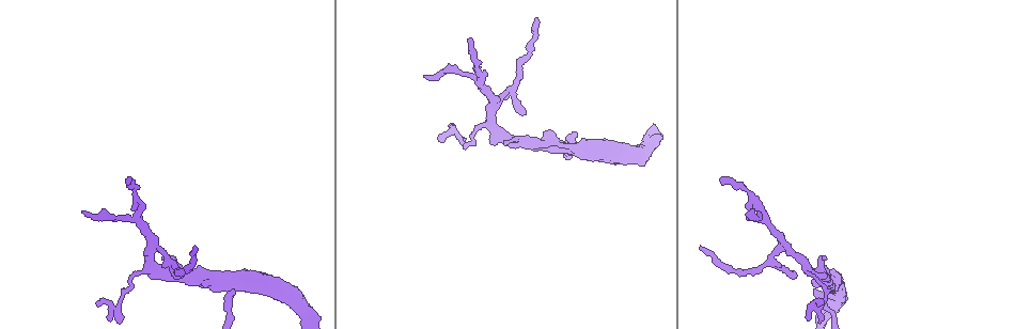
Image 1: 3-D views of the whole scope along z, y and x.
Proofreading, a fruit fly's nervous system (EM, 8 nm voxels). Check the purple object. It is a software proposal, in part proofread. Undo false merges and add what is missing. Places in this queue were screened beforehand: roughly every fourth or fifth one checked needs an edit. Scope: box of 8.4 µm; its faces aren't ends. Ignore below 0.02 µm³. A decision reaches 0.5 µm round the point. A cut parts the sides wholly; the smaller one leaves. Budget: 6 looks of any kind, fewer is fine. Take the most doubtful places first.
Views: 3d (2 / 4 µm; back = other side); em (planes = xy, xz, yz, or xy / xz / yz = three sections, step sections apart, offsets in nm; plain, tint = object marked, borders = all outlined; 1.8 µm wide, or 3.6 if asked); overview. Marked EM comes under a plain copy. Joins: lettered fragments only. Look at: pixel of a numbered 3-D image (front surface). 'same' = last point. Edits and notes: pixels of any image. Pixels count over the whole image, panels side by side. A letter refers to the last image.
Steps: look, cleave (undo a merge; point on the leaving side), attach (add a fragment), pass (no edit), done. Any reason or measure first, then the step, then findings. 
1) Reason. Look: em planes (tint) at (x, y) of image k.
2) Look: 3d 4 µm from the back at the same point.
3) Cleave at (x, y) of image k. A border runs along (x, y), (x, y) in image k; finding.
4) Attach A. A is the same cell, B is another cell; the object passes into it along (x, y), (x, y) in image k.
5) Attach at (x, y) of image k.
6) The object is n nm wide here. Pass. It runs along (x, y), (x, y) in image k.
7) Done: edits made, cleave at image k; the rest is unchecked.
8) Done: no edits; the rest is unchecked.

Free end. Look: 3d 2 µm at (161, 258) of image 1.

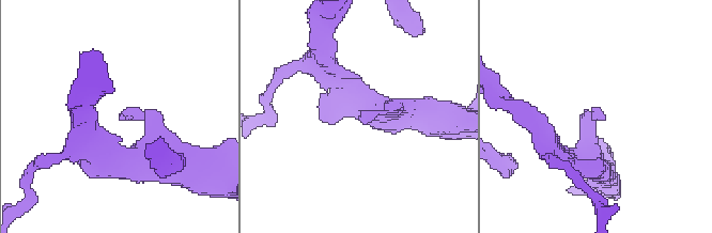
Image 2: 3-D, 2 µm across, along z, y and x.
Look: em planes (borders) at (123, 109) of image 2.

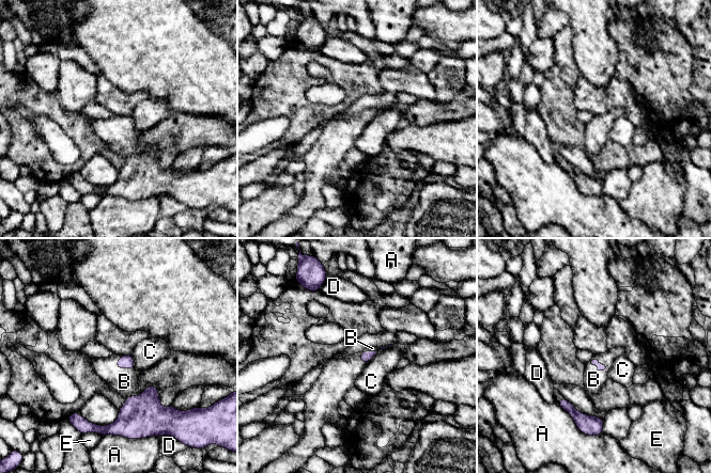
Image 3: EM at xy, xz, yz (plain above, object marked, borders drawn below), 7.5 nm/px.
Attach B. B is the same cell, A, C, D and E are other cells; the object passes into it along (600, 366), (598, 361), (593, 379) in image 3; the neuron continues.

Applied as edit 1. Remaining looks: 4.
Look: overview.

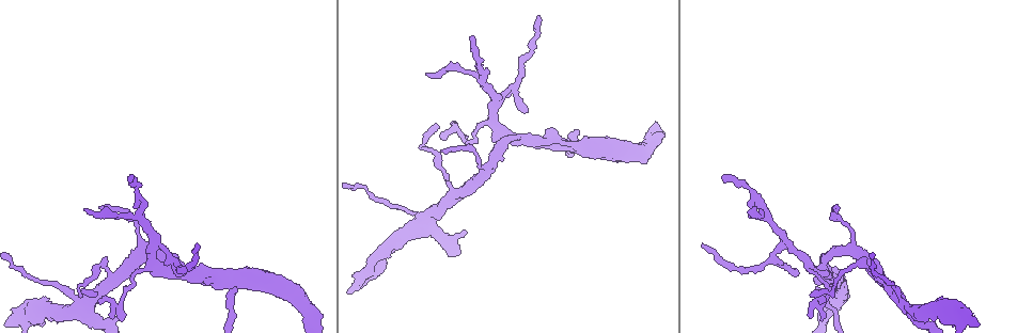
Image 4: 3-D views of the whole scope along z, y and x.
Free end. Look: 3d 2 µm at (425, 73) of image 4.

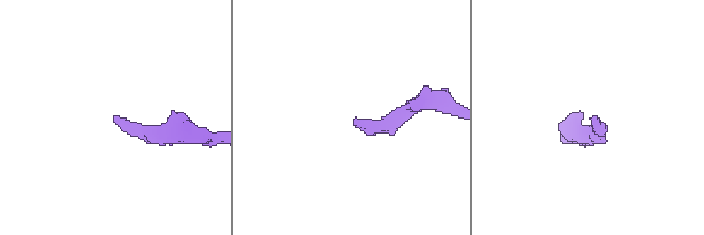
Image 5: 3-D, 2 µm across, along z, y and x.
Look: em xy step 4 (tint) at (354, 123) of image 5.

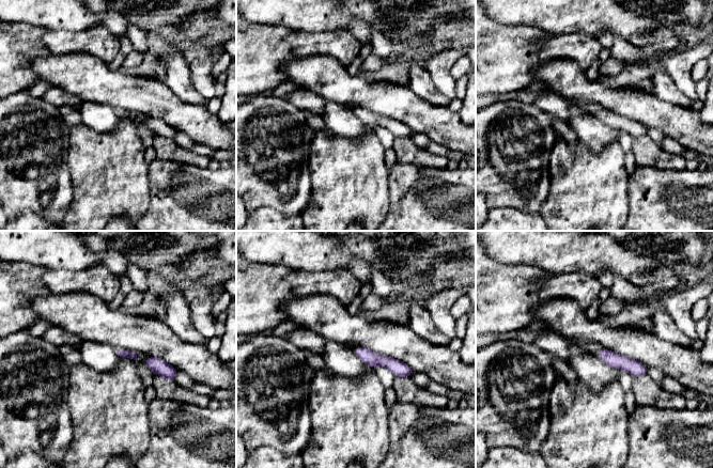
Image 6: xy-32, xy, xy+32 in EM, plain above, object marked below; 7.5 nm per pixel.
Look: em planes (borders) at the same point.

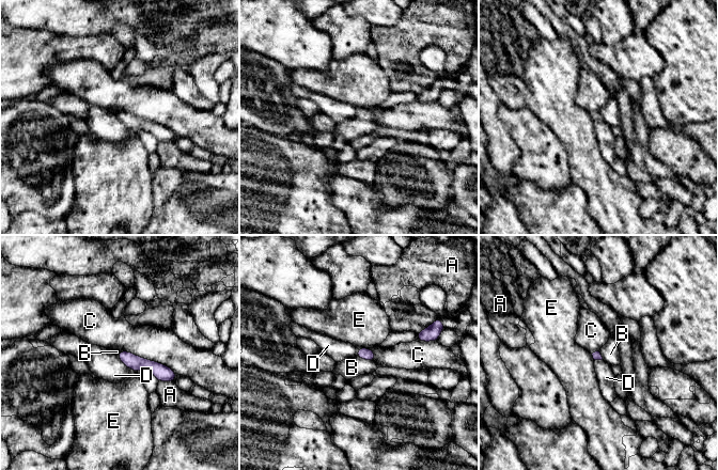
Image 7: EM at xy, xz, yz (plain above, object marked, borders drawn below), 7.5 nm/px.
The longest contact is with C, 480 nm. Attach B. B is the same cell, A, C, D and E are other cells; it goes on there.

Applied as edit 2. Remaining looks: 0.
Done: edits made, attach at image 3, attach at image 7; the rest is unchecked.

